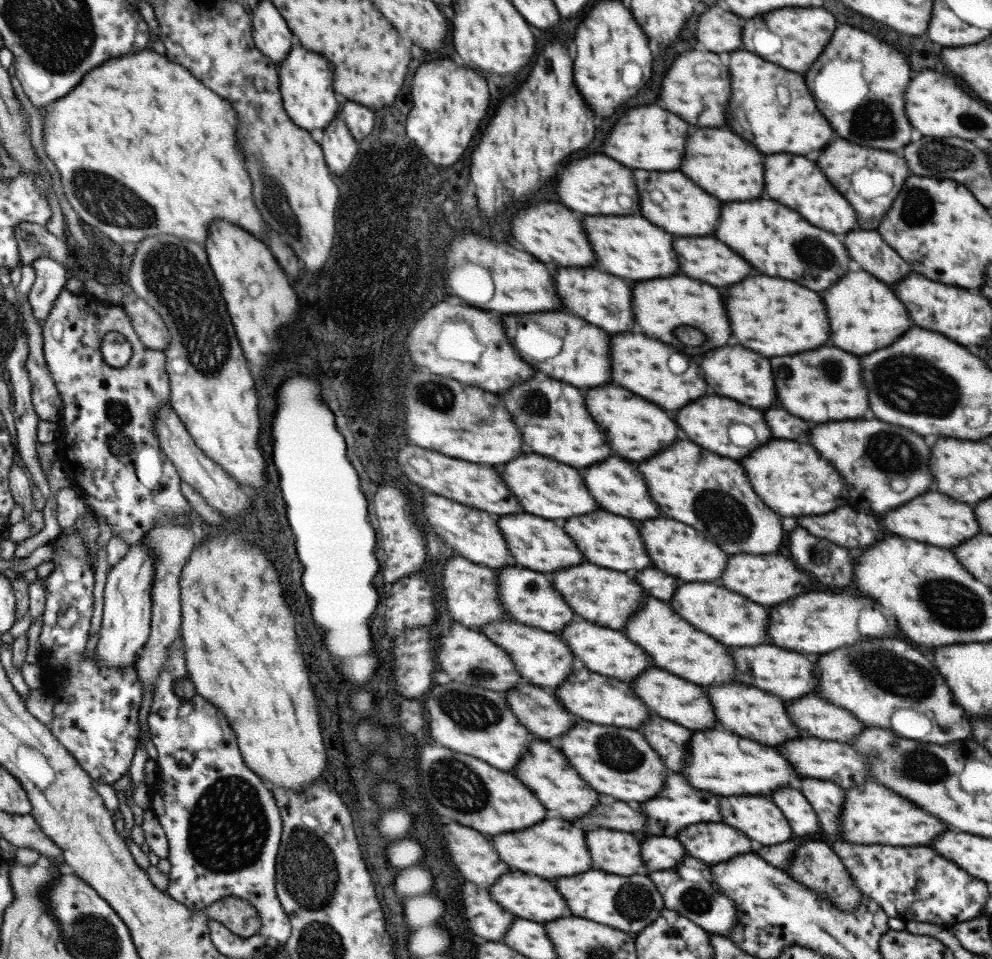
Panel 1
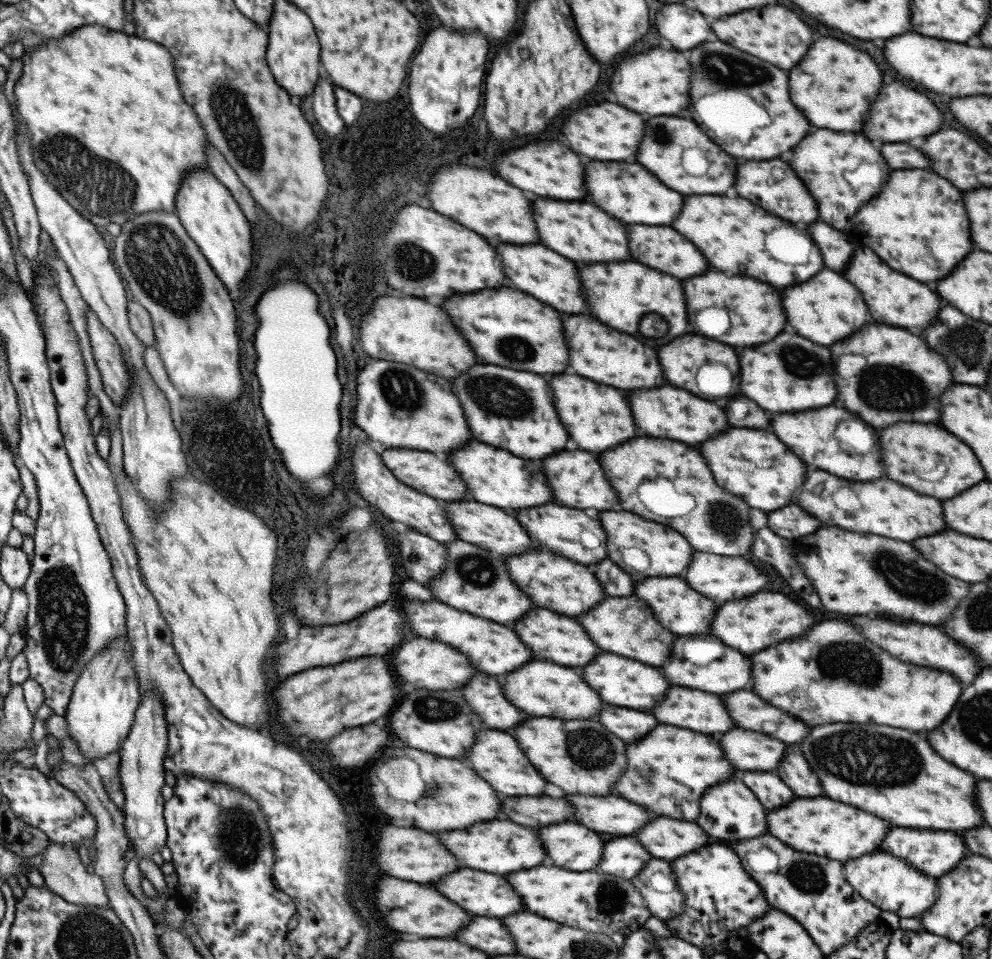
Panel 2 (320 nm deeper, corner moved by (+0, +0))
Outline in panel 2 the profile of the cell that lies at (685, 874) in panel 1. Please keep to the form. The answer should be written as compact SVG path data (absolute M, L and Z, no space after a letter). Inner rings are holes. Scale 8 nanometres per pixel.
M652 858L643 865L631 884L639 891L650 916L662 921L682 913L682 894L675 882L669 861Z

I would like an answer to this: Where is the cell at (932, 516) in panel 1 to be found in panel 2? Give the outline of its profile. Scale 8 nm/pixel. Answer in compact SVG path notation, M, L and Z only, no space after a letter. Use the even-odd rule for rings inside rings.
M809 470L805 474L803 486L799 488L799 494L795 494L795 504L799 504L806 514L816 518L821 524L839 526L849 532L879 534L901 542L911 542L919 536L929 536L945 528L941 518L941 506L935 498L921 496L887 478L861 482L859 500L857 500L857 482L833 478L823 470L815 470L815 472Z

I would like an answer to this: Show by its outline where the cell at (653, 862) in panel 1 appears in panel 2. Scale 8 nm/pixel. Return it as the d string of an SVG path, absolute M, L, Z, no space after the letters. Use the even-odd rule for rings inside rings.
M631 836L617 838L605 842L594 872L630 880L651 859Z

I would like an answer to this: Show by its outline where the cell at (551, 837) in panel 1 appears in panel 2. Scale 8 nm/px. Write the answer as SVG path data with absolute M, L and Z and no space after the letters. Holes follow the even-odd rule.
M487 820L477 822L475 826L469 826L465 830L443 832L439 834L439 842L443 842L447 850L451 850L461 868L473 868L491 874L509 874L517 870L527 870L545 860L541 844L537 842L537 834L509 820Z

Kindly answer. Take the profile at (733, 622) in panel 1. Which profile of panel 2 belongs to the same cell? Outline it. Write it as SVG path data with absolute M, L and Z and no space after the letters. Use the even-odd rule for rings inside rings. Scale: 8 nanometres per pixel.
M645 578L641 582L635 582L633 594L645 602L645 606L651 610L657 622L673 634L701 634L707 632L709 622L715 612L715 602L709 598L703 598L701 594L693 592L683 580L679 578Z

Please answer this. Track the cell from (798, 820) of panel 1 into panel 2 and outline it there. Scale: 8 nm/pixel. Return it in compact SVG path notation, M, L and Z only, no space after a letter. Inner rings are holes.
M743 772L741 782L769 810L779 808L779 806L787 804L793 798L791 790L781 780L777 776L773 776L773 774L767 774L767 772Z

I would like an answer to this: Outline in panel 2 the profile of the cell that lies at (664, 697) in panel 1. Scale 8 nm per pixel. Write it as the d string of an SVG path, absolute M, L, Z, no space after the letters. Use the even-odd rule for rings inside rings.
M597 654L589 662L589 666L581 668L581 674L583 674L583 680L599 694L603 702L613 706L633 708L633 710L649 710L651 706L655 706L655 702L661 700L663 692L669 688L669 684L659 674L659 670L629 658L615 656L615 654Z

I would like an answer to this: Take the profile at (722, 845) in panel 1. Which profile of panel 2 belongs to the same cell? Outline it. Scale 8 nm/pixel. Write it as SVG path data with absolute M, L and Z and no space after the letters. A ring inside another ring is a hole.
M655 818L637 830L633 838L652 858L669 862L707 844L707 834L697 824L679 822L675 818Z

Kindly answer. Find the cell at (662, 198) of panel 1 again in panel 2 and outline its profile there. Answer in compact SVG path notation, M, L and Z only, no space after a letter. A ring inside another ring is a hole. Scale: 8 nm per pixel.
M587 162L585 164L585 186L589 200L611 214L613 218L627 224L649 224L661 226L671 224L681 208L681 194L665 188L657 178L653 178L639 164L623 162Z

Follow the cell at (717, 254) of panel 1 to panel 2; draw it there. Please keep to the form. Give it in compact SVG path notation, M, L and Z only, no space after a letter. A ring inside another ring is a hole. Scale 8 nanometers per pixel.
M639 224L627 226L627 248L631 250L631 258L635 262L641 262L653 270L659 270L677 278L697 276L709 268L705 258L695 250L695 246L669 226L639 226Z

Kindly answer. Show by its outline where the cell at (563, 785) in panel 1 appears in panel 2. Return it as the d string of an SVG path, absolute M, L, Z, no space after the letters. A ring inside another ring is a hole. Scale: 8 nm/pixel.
M481 730L475 734L475 746L471 746L471 754L465 754L463 760L483 778L495 792L503 792L507 796L539 796L543 794L545 780L537 774L537 770L527 762L523 752L517 748L517 742L503 732L497 730Z

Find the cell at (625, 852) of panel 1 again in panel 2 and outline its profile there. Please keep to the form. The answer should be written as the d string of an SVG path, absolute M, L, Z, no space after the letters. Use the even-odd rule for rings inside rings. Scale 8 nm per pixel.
M551 824L539 828L539 840L553 866L563 870L594 871L603 840L581 824Z

